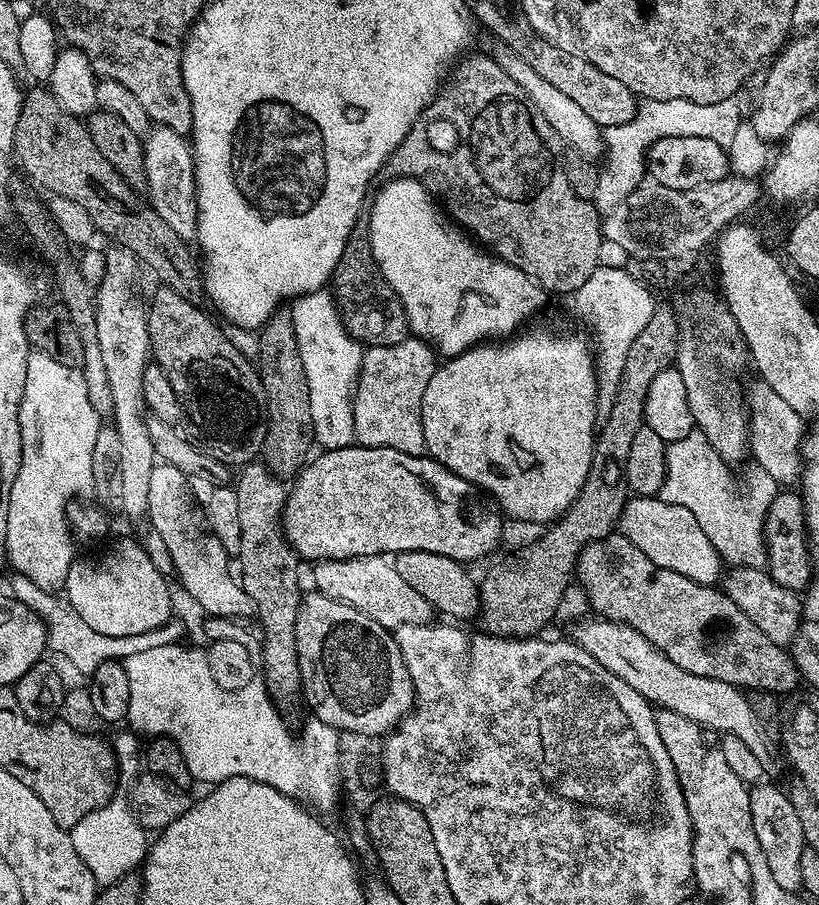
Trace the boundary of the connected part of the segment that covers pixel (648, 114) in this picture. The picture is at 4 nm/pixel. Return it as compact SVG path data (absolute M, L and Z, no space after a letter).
M733 98L724 102L703 104L685 100L644 100L637 107L634 118L630 118L630 122L603 129L606 159L603 161L598 178L595 203L600 206L603 204L613 206L624 202L642 180L642 165L645 163L649 148L662 138L693 136L713 139L714 142L723 146L734 142L734 133L738 131L738 126L742 123L738 101L739 99Z

